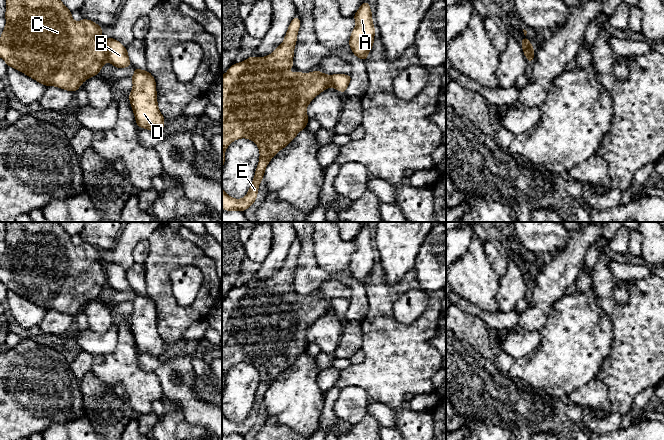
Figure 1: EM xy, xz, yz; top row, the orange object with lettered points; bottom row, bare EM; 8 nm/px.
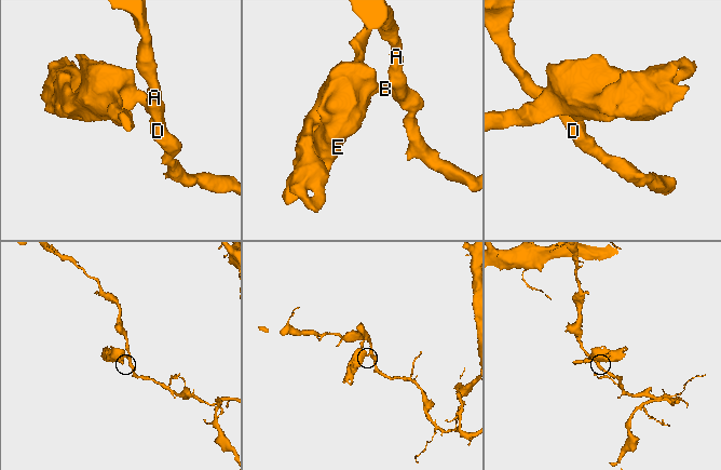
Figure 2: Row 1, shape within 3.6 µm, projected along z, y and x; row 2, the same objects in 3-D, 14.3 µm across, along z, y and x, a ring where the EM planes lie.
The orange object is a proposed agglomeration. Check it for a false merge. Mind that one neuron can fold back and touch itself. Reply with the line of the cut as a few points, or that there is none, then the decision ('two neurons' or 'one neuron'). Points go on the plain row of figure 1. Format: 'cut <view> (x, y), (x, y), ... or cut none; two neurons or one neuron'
cut xy (103, 266), (107, 284); two neurons

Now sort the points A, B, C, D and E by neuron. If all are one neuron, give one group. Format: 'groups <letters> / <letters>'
groups A B D / C E

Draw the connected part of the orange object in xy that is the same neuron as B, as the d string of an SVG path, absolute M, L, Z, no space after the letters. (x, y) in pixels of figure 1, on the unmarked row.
M108 260L104 266L107 285L115 292L125 292L132 290L129 284L127 273L118 264Z

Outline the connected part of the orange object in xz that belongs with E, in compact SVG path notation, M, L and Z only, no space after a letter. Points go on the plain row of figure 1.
M296 239L288 251L283 267L269 280L250 280L241 287L234 287L222 300L222 394L225 374L234 364L250 363L260 376L253 406L243 423L228 420L222 412L222 432L225 435L244 436L255 427L268 387L306 352L309 345L307 330L318 318L331 310L329 300L318 294L311 297L286 295L295 291L293 280L300 249L301 244Z

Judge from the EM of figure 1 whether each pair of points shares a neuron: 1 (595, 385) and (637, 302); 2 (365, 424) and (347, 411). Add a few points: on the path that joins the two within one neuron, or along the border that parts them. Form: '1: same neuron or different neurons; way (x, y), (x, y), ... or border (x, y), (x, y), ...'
1: different neurons; border (595, 378), (606, 386), (609, 401)
2: different neurons; border (367, 413), (352, 425)

